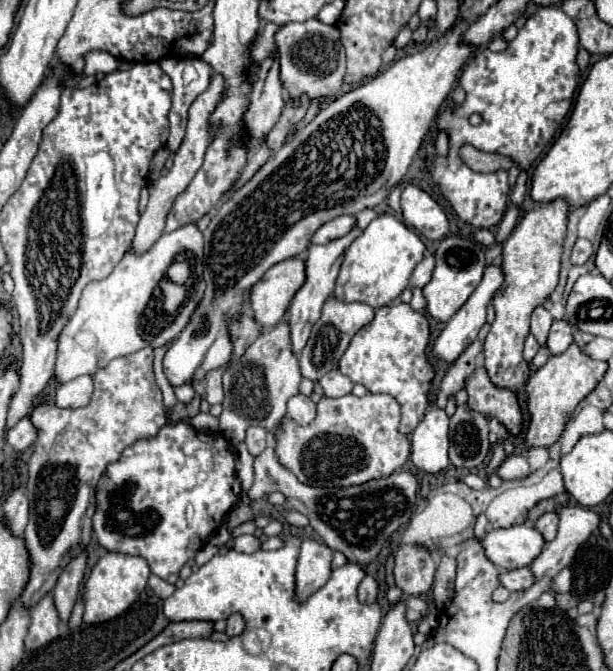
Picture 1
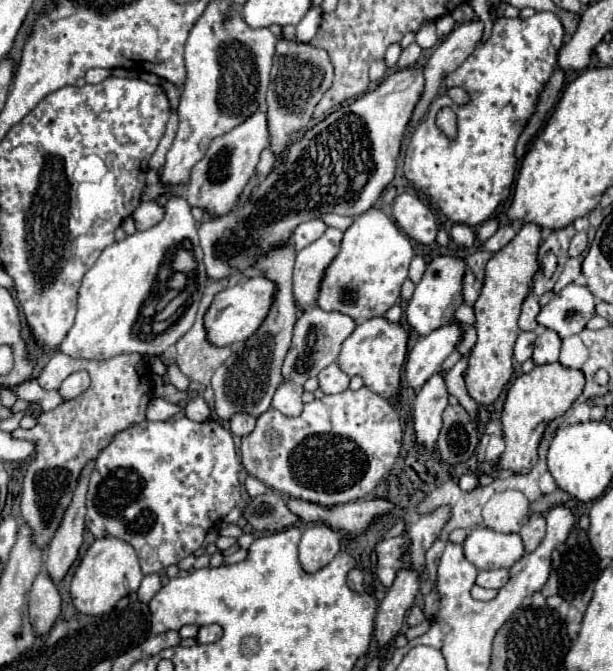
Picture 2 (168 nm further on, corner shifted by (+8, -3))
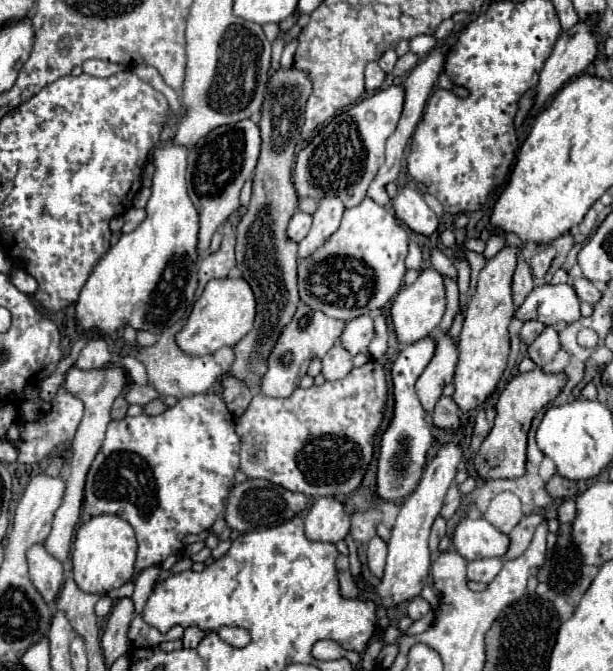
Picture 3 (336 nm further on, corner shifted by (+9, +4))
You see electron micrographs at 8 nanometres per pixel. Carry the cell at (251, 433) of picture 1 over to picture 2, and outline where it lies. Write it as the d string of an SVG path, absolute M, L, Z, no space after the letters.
M236 414L230 420L230 432L236 438L244 438L246 434L250 434L250 430L254 430L254 422L256 422L256 418L252 418L248 414Z

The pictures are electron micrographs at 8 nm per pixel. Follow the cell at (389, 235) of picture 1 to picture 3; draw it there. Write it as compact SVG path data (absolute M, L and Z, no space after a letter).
M365 197L359 205L349 207L343 213L341 227L309 257L299 259L297 275L299 275L299 297L305 305L313 307L315 311L323 311L329 317L351 321L363 313L373 309L381 309L387 301L391 301L403 281L405 275L405 255L407 255L407 231L397 221L397 217L387 211L385 207L377 205L369 197Z

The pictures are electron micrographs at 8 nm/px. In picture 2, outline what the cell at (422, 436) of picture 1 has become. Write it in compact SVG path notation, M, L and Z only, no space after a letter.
M434 374L416 394L414 402L414 436L416 442L432 452L442 428L442 412L448 406L444 376Z

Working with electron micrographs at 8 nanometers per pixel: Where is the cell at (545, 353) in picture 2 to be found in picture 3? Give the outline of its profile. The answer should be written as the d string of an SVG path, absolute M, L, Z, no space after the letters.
M547 327L533 343L527 345L527 353L529 357L537 363L537 367L543 367L545 363L553 361L555 353L559 351L559 335L553 327Z

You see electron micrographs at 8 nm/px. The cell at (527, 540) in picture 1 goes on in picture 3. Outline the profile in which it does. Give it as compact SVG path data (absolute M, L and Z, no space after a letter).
M463 517L455 527L453 547L467 561L503 557L509 547L509 537L497 531L485 517Z

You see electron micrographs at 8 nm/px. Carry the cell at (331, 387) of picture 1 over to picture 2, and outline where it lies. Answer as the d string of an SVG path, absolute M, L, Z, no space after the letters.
M330 364L328 368L324 368L318 374L318 380L320 380L320 390L324 394L340 394L342 390L348 388L350 382L350 378L338 368L338 364Z

